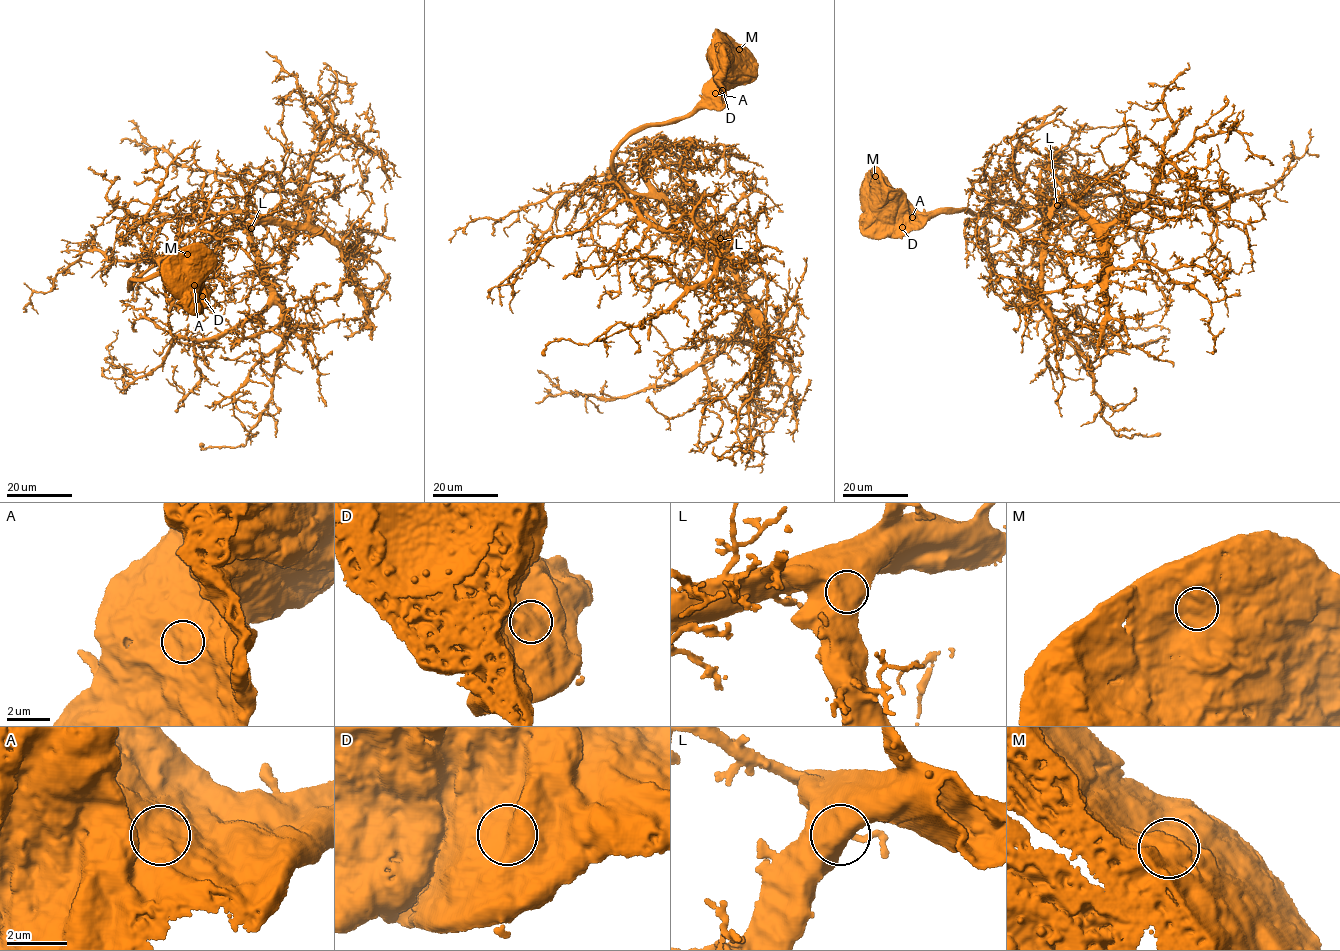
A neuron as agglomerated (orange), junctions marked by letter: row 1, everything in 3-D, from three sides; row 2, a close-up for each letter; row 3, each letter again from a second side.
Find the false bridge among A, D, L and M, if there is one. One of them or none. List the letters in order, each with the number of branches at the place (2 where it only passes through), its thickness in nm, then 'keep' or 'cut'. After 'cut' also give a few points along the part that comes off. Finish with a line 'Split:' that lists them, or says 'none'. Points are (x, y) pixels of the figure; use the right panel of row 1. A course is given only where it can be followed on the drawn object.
A: branches 1; calibre 1100 nm; keep
D: branches 1; calibre 1000 nm; keep
L: branches 1; calibre 1100 nm; keep
M: branches 1; calibre 1050 nm; keep
Split: none

